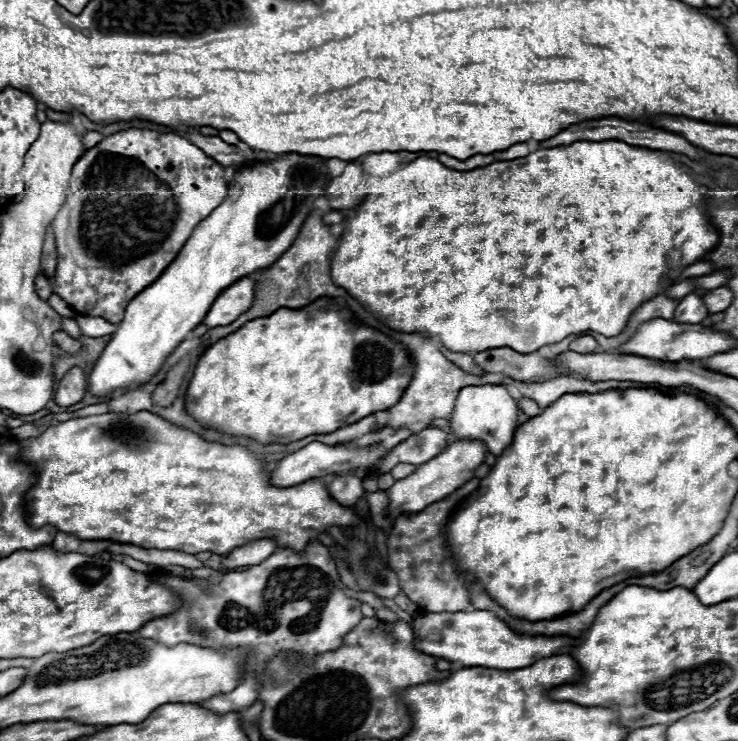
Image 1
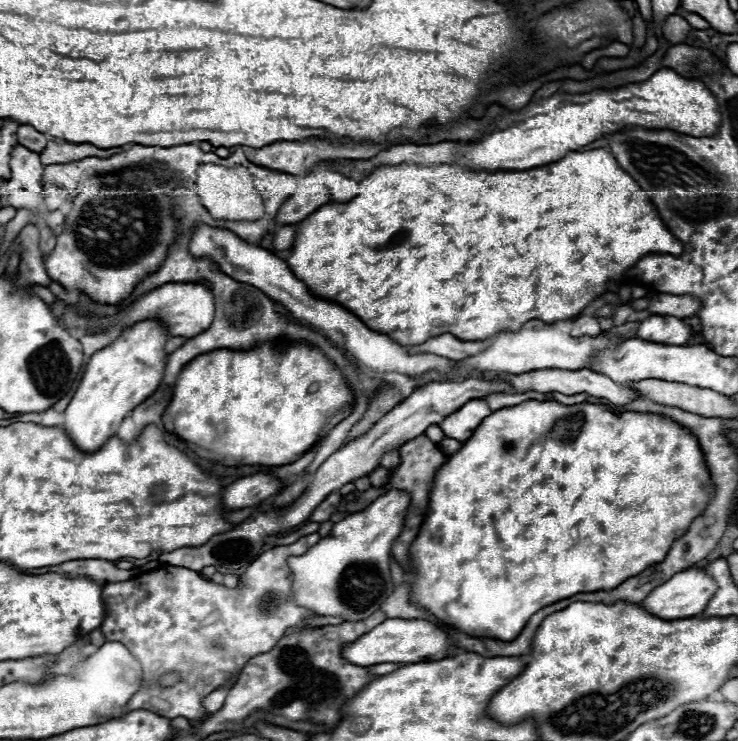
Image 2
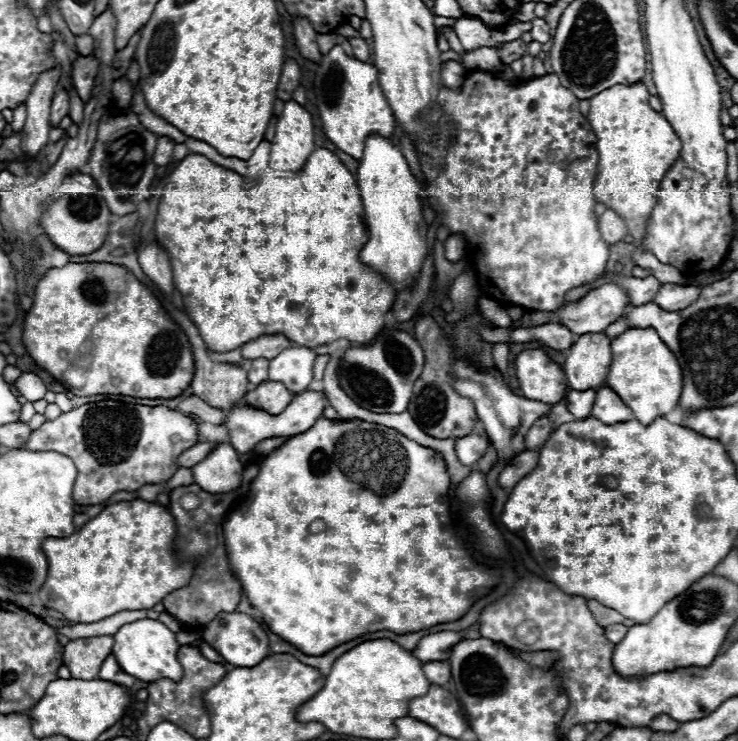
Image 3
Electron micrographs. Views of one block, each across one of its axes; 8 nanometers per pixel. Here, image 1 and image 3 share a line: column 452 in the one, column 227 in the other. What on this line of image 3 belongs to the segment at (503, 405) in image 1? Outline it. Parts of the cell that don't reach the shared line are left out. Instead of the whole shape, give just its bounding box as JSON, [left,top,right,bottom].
[224,392,326,454]

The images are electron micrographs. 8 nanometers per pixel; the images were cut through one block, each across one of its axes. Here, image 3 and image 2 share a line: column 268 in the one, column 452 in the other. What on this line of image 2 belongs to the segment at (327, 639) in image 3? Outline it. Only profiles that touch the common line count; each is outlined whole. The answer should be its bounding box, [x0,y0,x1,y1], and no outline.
[410,400,712,640]

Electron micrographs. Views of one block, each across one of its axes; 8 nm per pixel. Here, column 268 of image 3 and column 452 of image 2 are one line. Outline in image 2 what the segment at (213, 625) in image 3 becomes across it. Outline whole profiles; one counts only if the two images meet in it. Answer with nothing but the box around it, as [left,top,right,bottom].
[342,618,454,666]

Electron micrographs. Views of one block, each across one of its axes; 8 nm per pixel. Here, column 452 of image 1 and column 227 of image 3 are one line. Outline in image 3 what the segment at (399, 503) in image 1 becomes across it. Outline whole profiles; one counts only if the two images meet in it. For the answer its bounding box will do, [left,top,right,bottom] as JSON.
[190,442,244,492]

